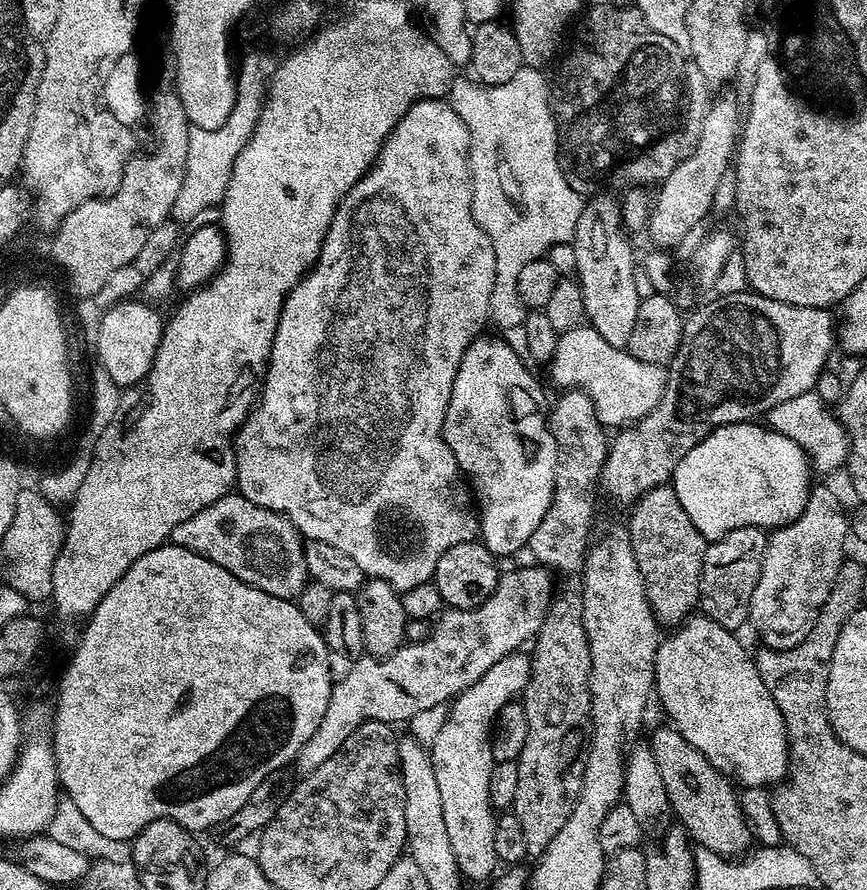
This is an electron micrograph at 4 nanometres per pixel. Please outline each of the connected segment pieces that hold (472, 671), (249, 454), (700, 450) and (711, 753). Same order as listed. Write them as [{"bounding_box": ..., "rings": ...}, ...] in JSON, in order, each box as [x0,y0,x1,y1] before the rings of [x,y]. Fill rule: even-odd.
[{"bounding_box":[384,566,554,722],"rings":[[[543,566],[534,568],[516,568],[513,572],[506,571],[499,577],[497,588],[481,605],[473,609],[448,608],[440,613],[438,619],[431,625],[432,633],[425,640],[405,642],[394,654],[384,657],[388,664],[400,664],[400,687],[397,696],[400,698],[400,716],[406,722],[412,722],[415,716],[436,708],[439,704],[447,705],[465,692],[494,662],[502,662],[502,658],[519,652],[536,636],[554,599],[552,592],[553,573]]]},{"bounding_box":[234,100,494,593],"rings":[[[419,100],[412,104],[410,110],[398,122],[398,126],[388,136],[388,141],[382,146],[380,157],[376,163],[368,169],[367,174],[354,185],[352,189],[344,195],[343,202],[337,208],[334,218],[328,227],[328,233],[324,239],[324,245],[320,251],[320,257],[316,260],[311,272],[294,286],[294,290],[288,293],[288,298],[284,303],[284,309],[280,315],[280,325],[276,327],[274,342],[272,343],[272,353],[268,359],[268,372],[264,376],[264,382],[258,397],[258,403],[248,413],[248,419],[240,425],[239,432],[234,437],[234,447],[236,449],[236,483],[239,495],[245,496],[254,506],[262,506],[266,510],[276,512],[284,516],[293,526],[300,531],[301,536],[308,540],[326,542],[326,546],[334,546],[334,550],[342,550],[342,554],[347,554],[349,558],[354,558],[358,566],[362,566],[365,577],[374,580],[385,580],[391,588],[402,593],[410,590],[410,586],[422,586],[429,583],[435,574],[435,567],[438,560],[450,547],[467,540],[475,541],[480,531],[480,522],[477,509],[474,507],[474,496],[462,475],[458,462],[454,454],[450,454],[450,446],[446,446],[444,441],[444,419],[446,418],[446,408],[450,406],[450,390],[454,390],[454,374],[458,374],[458,366],[462,362],[462,354],[474,342],[477,336],[485,331],[484,324],[489,323],[488,311],[490,310],[490,290],[494,290],[494,246],[490,246],[490,238],[478,226],[478,222],[472,213],[472,171],[468,165],[468,147],[470,146],[470,130],[462,118],[452,108],[452,105],[444,100]]]},{"bounding_box":[670,422,814,542],"rings":[[[745,422],[716,428],[704,437],[678,462],[670,483],[678,494],[678,502],[682,502],[682,510],[686,510],[690,522],[698,526],[698,534],[711,542],[739,528],[775,530],[794,522],[794,518],[806,510],[808,494],[814,487],[812,476],[808,457],[790,438],[773,432],[763,423]]]},{"bounding_box":[654,614,788,788],"rings":[[[693,614],[679,625],[675,630],[669,631],[659,641],[656,654],[656,678],[654,696],[660,699],[660,704],[664,707],[664,712],[669,716],[671,727],[677,728],[682,738],[686,738],[686,742],[690,742],[690,746],[694,746],[694,750],[698,750],[705,756],[709,762],[719,771],[724,773],[729,780],[737,785],[747,788],[765,788],[775,786],[788,775],[788,735],[786,734],[786,726],[782,722],[782,710],[778,710],[778,702],[774,702],[774,698],[770,694],[770,690],[766,690],[766,682],[762,682],[762,678],[756,669],[756,661],[746,649],[740,645],[740,640],[735,631],[718,626],[718,622],[714,622],[708,616],[703,614]]]}]

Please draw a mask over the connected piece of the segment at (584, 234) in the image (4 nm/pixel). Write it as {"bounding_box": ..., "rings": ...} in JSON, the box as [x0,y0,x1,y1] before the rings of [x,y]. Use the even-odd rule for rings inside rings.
{"bounding_box":[570,203,642,348],"rings":[[[585,203],[576,227],[576,238],[570,245],[571,251],[576,251],[574,276],[580,282],[587,323],[615,348],[624,348],[627,345],[642,299],[636,285],[638,265],[632,257],[630,241],[632,240],[621,224],[619,203]]]}

